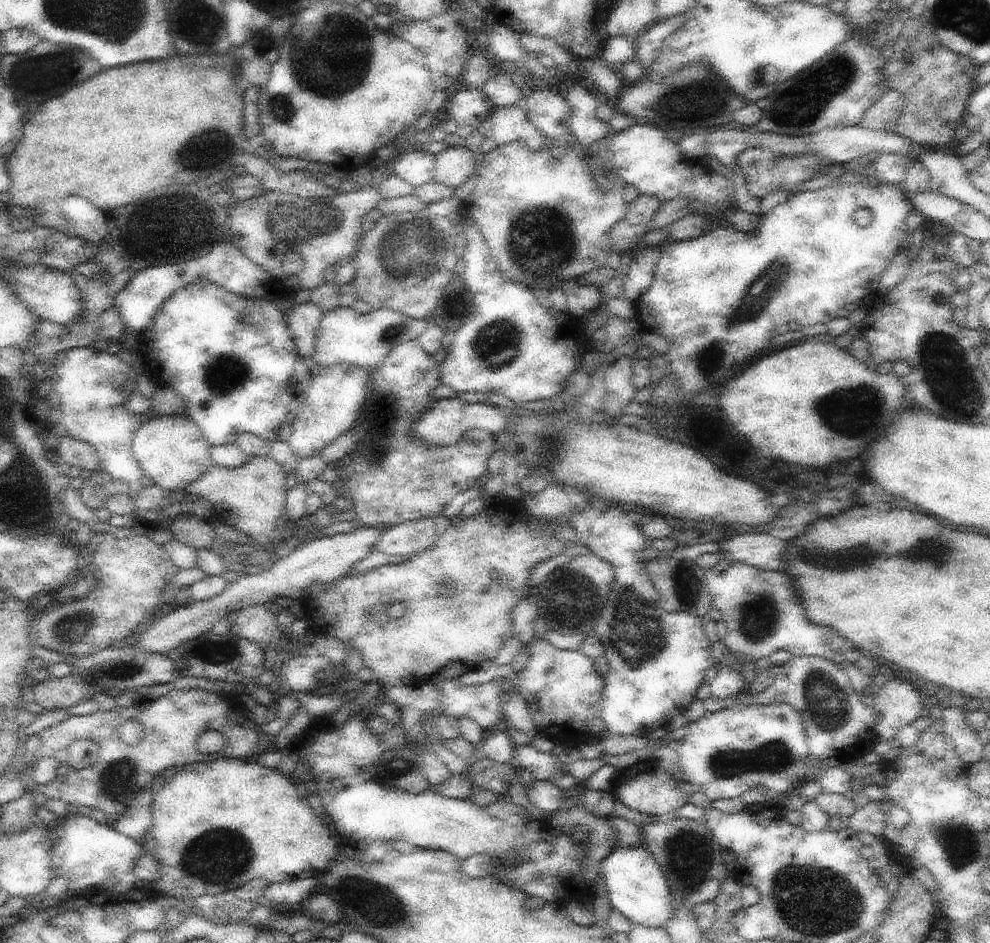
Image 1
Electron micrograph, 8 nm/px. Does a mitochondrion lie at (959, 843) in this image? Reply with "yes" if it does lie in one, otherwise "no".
yes

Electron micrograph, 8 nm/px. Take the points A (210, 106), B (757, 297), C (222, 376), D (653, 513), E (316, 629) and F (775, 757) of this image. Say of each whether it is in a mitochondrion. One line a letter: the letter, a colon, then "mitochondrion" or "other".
A: other
B: mitochondrion
C: mitochondrion
D: other
E: other
F: mitochondrion

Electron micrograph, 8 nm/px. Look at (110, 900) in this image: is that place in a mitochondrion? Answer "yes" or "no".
no

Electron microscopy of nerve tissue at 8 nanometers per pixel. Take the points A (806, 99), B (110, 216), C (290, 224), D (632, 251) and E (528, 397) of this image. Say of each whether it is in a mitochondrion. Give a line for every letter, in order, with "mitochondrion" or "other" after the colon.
A: mitochondrion
B: other
C: mitochondrion
D: other
E: other

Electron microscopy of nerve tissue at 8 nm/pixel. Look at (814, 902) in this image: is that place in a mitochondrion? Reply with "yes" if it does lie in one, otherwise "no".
yes

